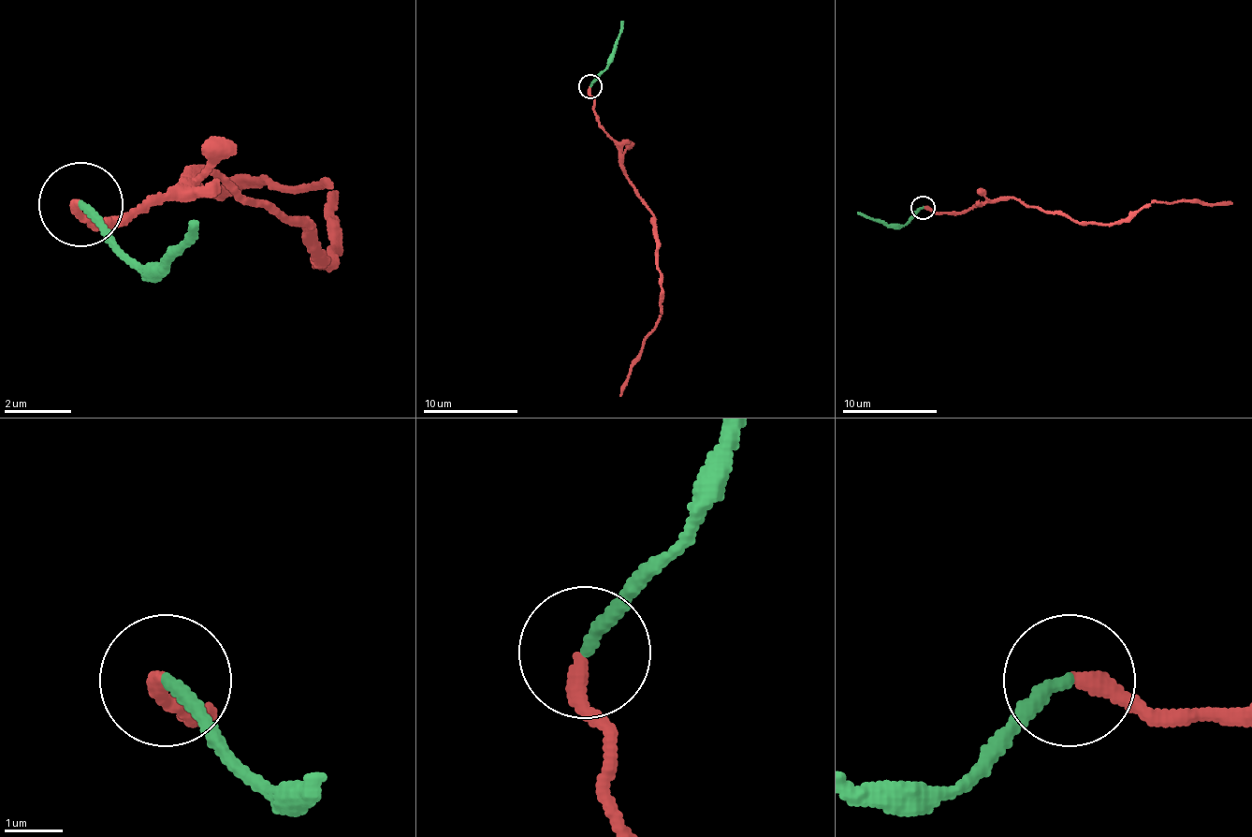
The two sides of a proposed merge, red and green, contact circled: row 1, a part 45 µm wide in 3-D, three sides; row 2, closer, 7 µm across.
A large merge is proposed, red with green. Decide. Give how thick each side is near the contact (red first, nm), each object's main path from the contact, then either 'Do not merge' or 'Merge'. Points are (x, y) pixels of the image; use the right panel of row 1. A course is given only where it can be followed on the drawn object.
Thickness 280 nm (red) against 240 nm. Course of red: (922, 207), (963, 212), (988, 199), (1019, 199), (1088, 223), (1124, 221), (1159, 202), (1232, 202). Course of green: (922, 207), (903, 226), (877, 221), (858, 212). Merge

